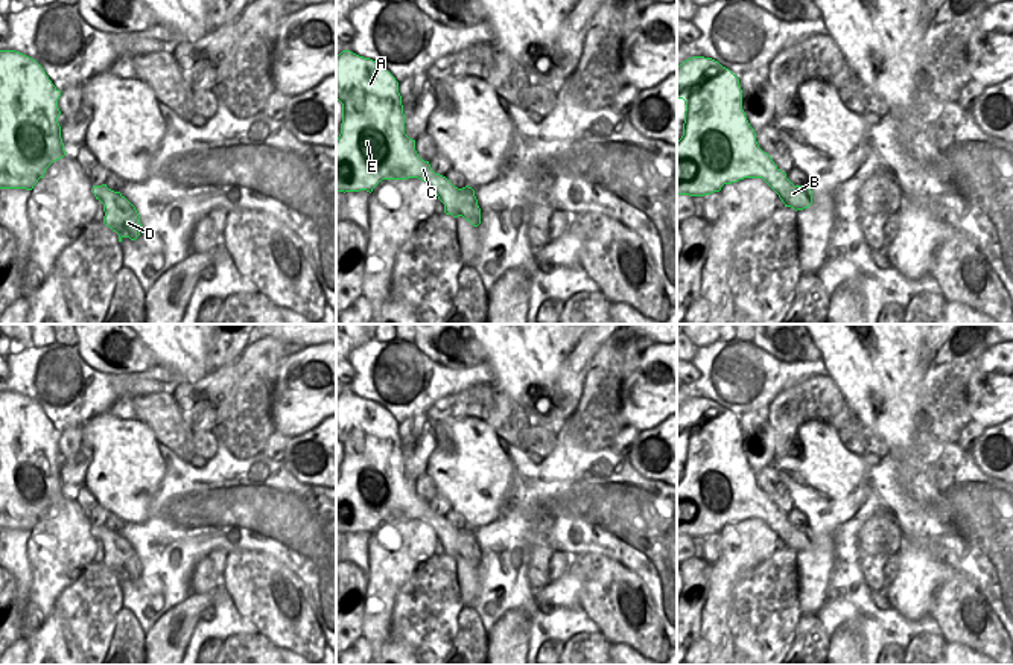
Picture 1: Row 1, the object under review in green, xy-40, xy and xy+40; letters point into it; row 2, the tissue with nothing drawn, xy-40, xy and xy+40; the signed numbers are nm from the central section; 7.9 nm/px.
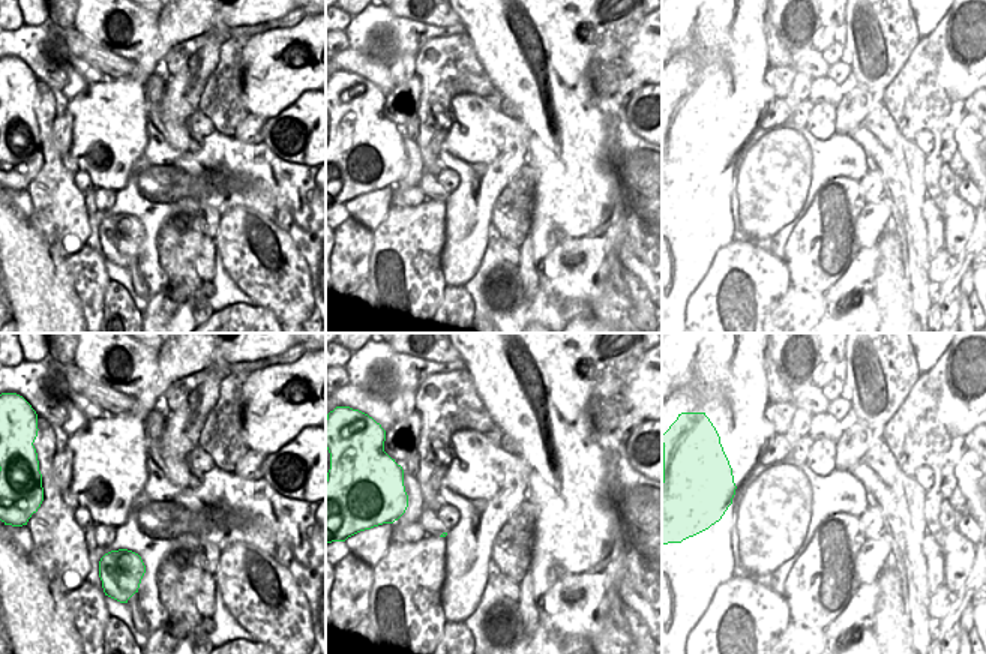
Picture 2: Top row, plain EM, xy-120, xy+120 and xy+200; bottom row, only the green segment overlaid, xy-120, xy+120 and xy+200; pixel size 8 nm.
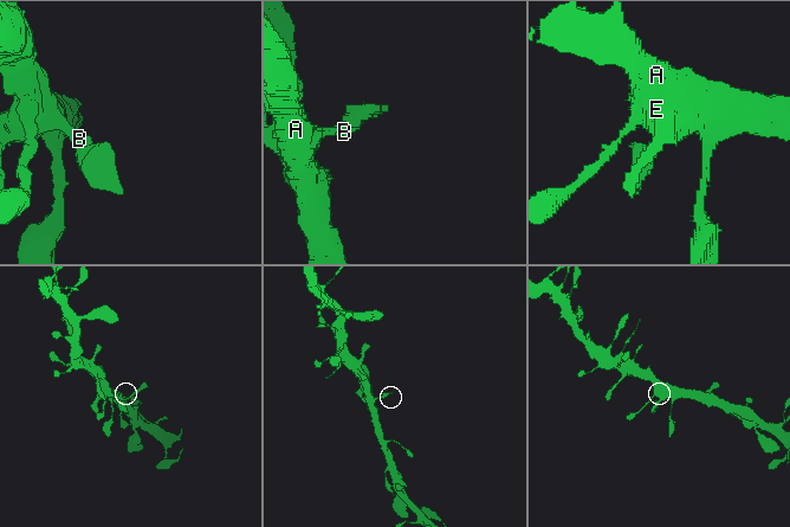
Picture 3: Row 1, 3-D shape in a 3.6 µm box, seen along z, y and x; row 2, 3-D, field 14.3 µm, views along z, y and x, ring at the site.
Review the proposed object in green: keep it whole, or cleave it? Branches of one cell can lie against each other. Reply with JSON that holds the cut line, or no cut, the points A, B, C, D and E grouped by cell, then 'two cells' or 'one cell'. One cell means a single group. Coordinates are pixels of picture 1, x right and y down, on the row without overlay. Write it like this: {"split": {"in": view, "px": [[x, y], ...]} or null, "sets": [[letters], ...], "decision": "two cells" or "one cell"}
{"split": null, "sets": [["A", "B", "C", "D", "E"]], "decision": "one cell"}

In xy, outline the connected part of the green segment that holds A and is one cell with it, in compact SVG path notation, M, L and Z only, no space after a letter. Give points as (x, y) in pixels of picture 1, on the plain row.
M342 391L336 397L336 440L342 444L336 533L371 534L382 520L418 519L435 531L446 555L481 565L475 531L455 528L418 498L415 481L405 475L399 423L382 405Z

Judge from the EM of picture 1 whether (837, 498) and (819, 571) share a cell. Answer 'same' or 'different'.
same

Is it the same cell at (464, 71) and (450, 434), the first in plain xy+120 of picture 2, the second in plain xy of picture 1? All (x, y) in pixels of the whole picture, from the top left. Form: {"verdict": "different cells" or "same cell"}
{"verdict": "different cells"}

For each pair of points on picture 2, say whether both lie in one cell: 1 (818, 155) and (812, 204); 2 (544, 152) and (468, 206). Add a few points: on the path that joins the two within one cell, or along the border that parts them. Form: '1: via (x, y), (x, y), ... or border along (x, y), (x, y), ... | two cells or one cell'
1: via (818, 167), (812, 182), (812, 192) | one cell
2: border along (526, 128), (527, 159), (524, 164) | two cells

